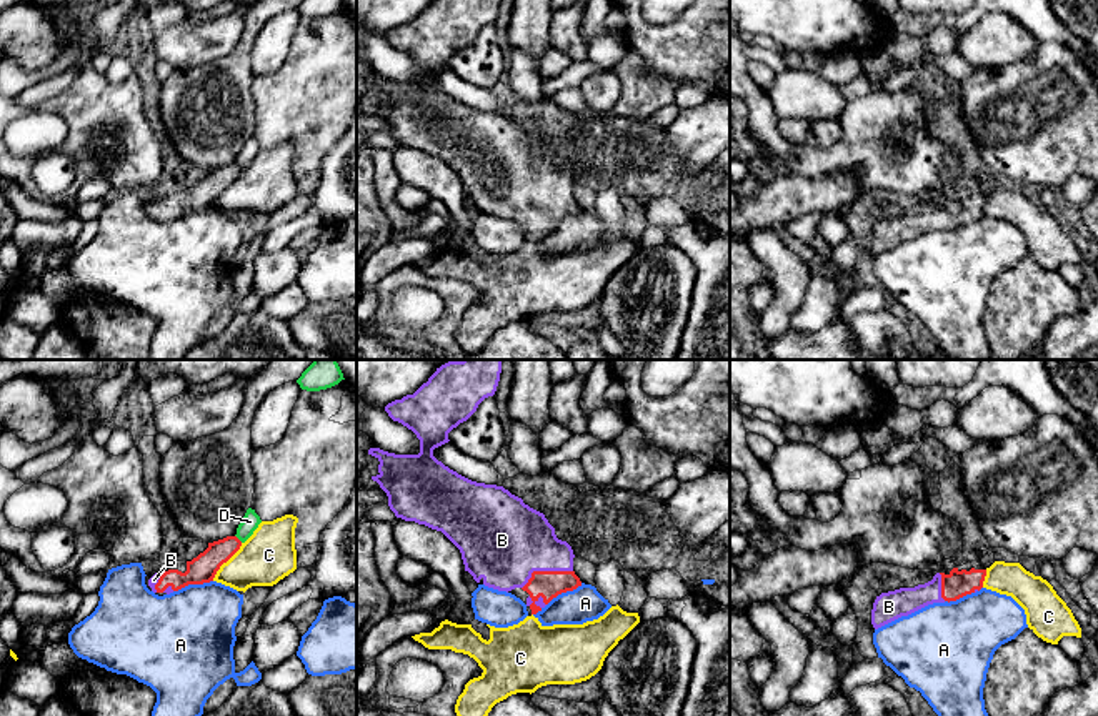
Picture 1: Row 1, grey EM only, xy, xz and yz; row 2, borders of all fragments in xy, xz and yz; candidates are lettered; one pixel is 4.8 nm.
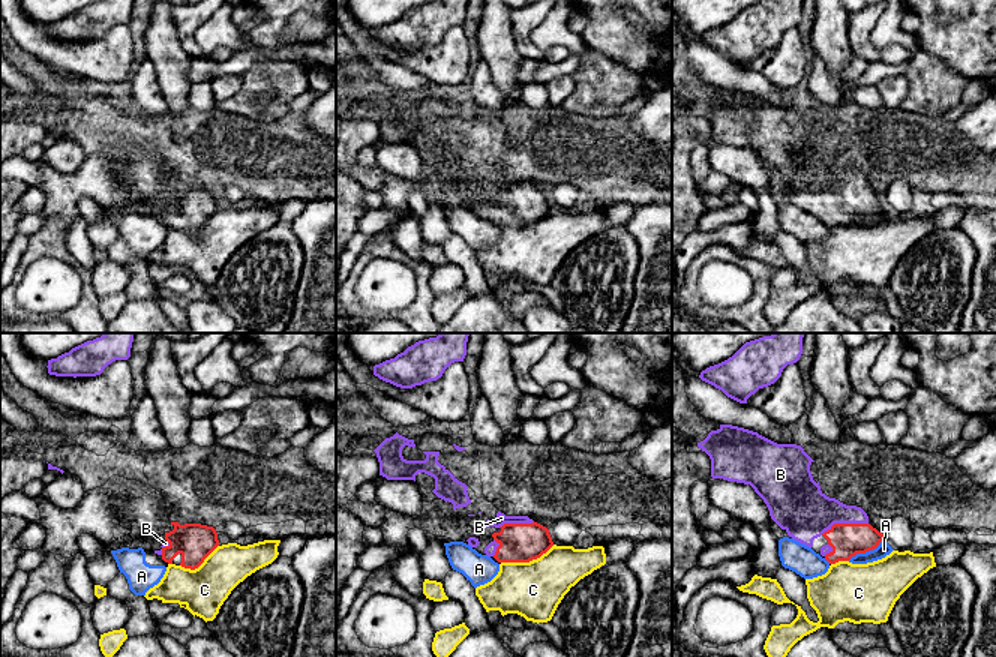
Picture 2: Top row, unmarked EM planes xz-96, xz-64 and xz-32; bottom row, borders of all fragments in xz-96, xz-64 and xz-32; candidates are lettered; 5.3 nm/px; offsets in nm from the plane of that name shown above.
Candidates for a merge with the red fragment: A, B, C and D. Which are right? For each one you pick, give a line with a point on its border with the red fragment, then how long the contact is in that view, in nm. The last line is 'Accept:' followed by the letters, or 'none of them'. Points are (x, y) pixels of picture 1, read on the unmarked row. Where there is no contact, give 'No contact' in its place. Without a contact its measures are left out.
B: Touches red at xz (544, 198). Shared border 260 nm
Accept: B

